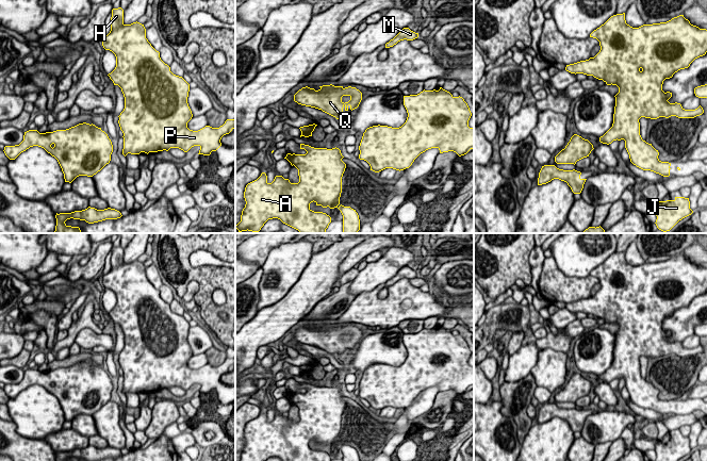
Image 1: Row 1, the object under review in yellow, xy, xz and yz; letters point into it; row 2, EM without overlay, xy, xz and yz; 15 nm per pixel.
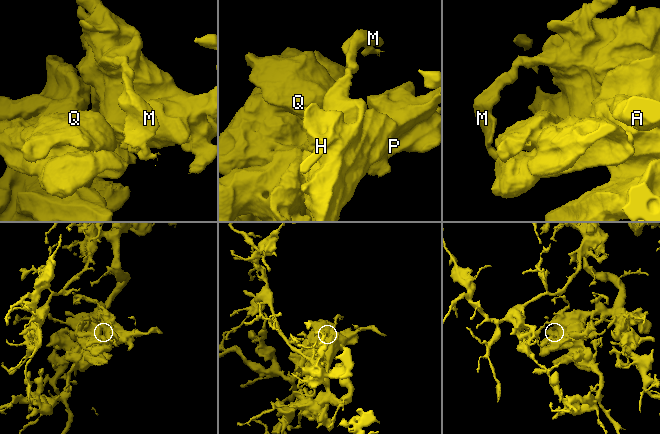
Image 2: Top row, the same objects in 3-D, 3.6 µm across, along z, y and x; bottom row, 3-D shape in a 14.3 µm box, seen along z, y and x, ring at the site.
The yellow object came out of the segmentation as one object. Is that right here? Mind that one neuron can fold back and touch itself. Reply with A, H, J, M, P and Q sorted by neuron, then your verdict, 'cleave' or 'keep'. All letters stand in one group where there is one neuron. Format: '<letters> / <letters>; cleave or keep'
A H J M P Q; keep

